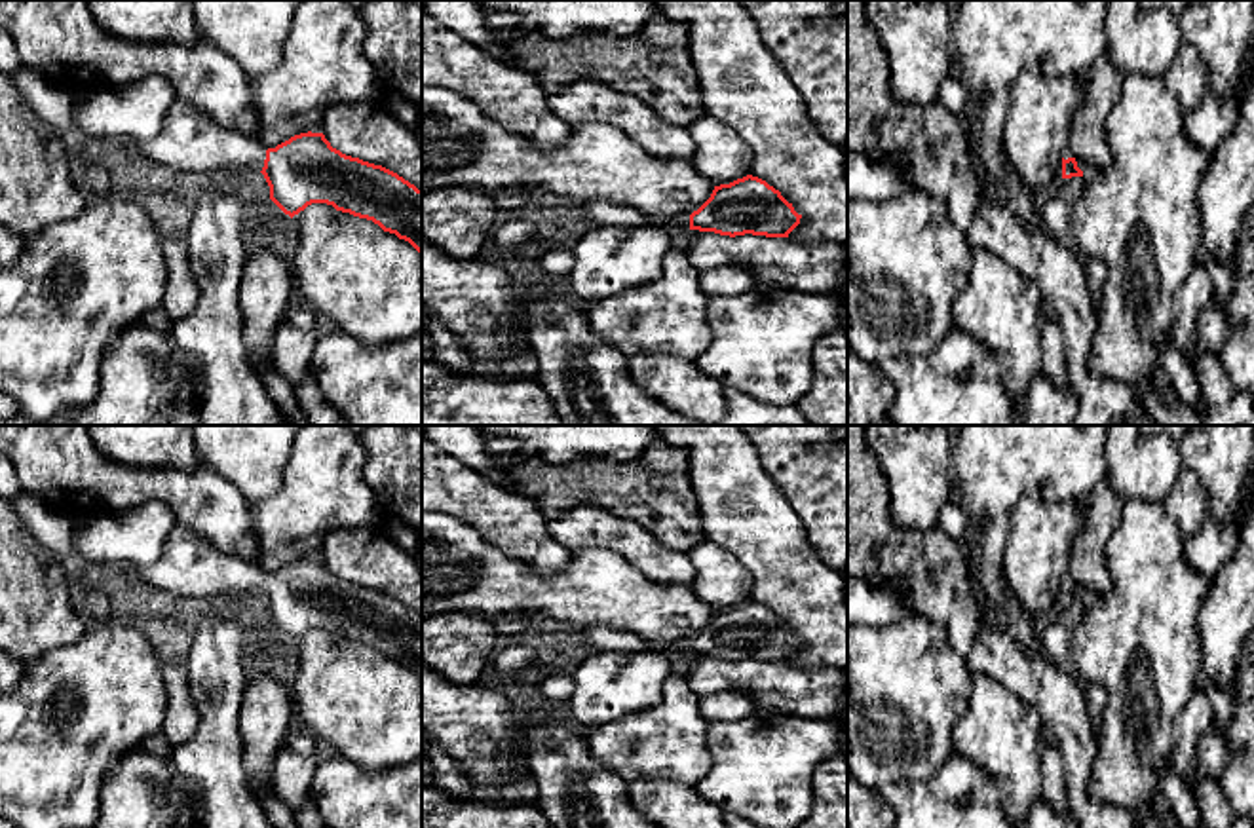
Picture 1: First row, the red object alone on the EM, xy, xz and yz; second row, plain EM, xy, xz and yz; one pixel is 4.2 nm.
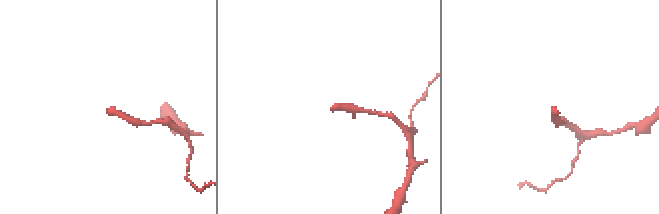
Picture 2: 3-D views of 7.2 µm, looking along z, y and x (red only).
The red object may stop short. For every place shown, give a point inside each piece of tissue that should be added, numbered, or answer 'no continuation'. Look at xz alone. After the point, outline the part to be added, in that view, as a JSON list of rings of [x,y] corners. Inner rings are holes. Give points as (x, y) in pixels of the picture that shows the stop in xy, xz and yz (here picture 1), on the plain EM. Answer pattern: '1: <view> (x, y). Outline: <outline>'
1: xz (601, 639). Outline: [[[597,625],[585,629],[585,638],[589,648],[595,653],[646,653],[657,651],[665,653],[673,659],[684,659],[690,655],[690,640],[680,642],[661,642],[661,640],[648,640],[635,632]]]

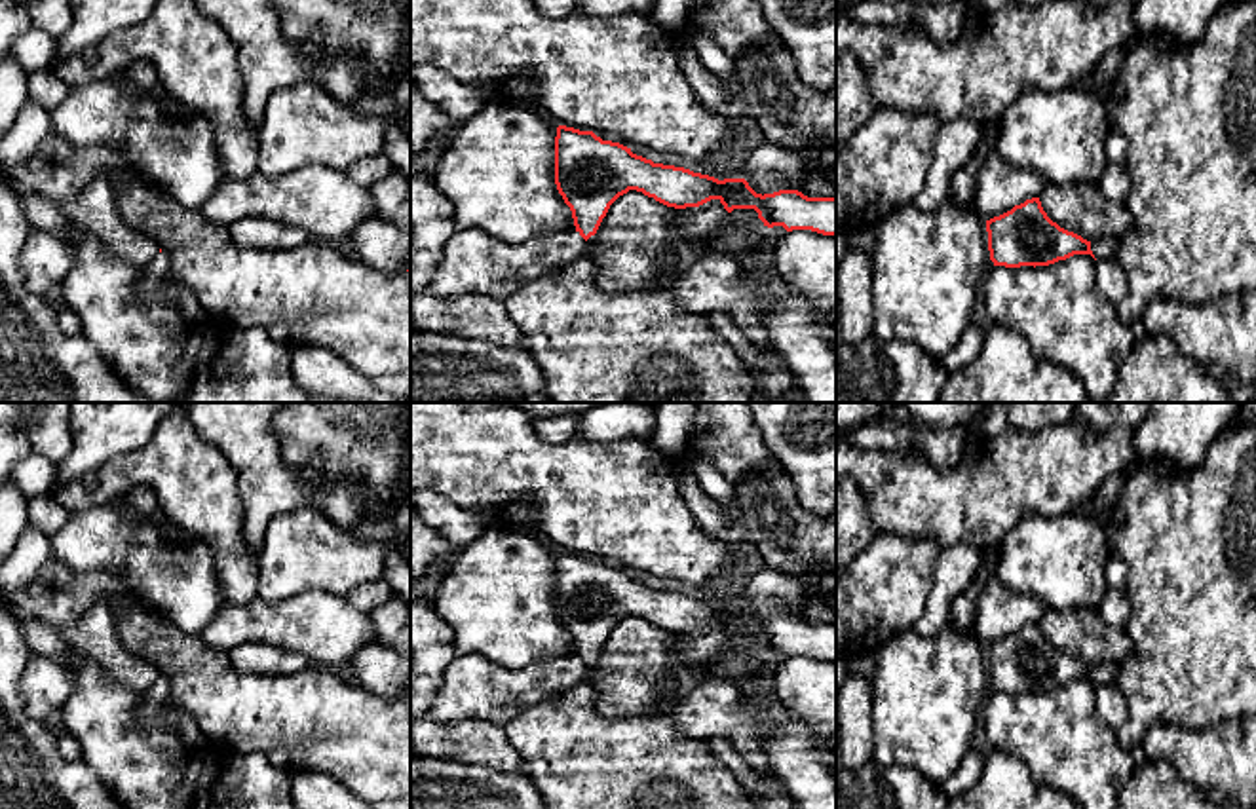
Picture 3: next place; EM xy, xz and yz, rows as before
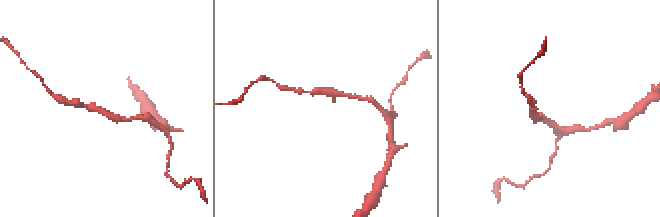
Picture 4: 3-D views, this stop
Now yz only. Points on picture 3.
no continuation

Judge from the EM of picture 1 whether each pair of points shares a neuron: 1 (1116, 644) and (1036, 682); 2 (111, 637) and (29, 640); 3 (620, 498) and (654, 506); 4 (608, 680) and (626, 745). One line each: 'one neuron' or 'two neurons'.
1: two neurons
2: two neurons
3: one neuron
4: two neurons

